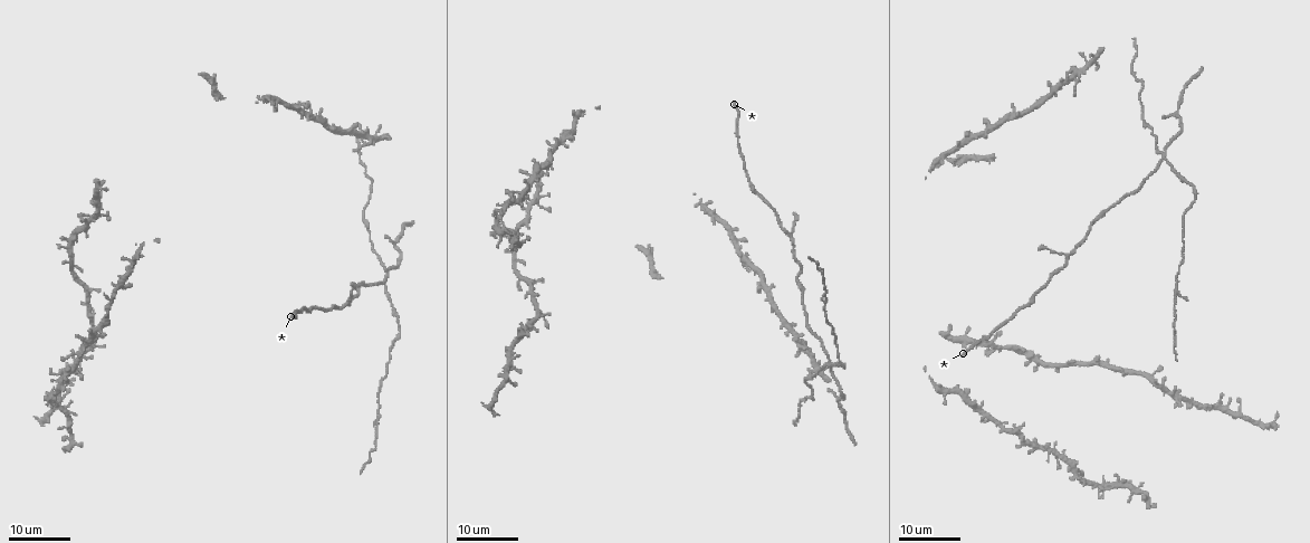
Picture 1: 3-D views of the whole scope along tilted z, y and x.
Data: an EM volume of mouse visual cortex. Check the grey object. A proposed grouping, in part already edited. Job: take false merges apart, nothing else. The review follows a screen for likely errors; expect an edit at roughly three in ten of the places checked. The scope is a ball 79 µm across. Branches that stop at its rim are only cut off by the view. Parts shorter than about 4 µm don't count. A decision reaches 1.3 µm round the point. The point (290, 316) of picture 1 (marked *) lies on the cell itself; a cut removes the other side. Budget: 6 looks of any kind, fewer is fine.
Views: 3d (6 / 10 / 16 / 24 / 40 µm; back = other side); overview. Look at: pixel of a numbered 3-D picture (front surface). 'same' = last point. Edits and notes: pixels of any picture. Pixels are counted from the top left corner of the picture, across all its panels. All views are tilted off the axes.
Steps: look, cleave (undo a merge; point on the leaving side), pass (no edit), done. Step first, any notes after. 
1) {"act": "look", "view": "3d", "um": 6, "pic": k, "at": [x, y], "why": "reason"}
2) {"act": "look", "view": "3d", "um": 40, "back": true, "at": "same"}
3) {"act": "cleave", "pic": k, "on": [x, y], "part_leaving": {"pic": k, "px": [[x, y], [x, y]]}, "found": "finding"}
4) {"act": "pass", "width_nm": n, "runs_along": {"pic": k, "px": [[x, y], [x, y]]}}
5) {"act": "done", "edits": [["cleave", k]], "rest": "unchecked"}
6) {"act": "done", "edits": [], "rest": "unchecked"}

{"act": "look", "view": "3d", "um": 16, "pic": 1, "at": [1140, 184]}

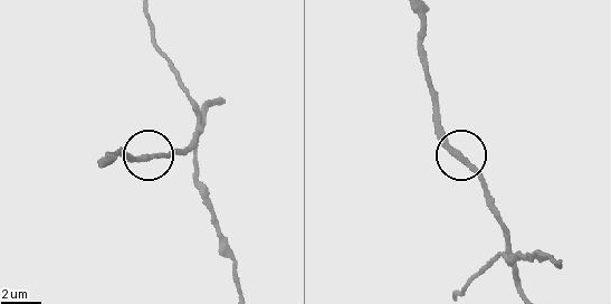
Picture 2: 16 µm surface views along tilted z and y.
{"act": "look", "view": "3d", "um": 10, "pic": 2, "at": [150, 155], "why": "closer look"}

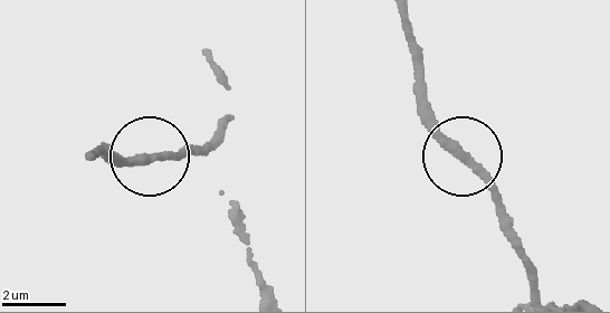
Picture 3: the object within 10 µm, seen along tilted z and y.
{"act": "pass", "found": "continuous, no second cell"}

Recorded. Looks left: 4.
{"act": "look", "view": "3d", "um": 16, "pic": 1, "at": [1166, 159], "why": "three arms meet"}

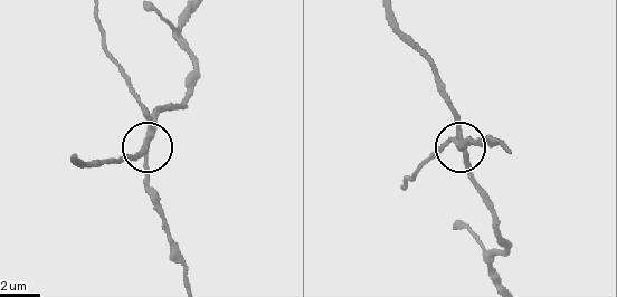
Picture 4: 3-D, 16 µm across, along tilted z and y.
{"act": "look", "view": "3d", "um": 10, "pic": 4, "at": [148, 137], "why": "closer look"}

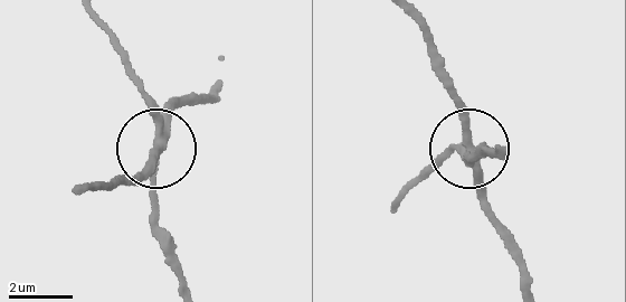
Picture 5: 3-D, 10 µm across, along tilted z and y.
{"act": "pass", "width_nm": 230, "runs_along": {"pic": 5, "px": [[89, 185], [136, 172], [157, 148], [160, 118], [144, 79]]}, "found": "all the same cell"}

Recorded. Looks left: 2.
{"act": "look", "view": "3d", "um": 24, "pic": 1, "at": [791, 234], "why": "branch point"}

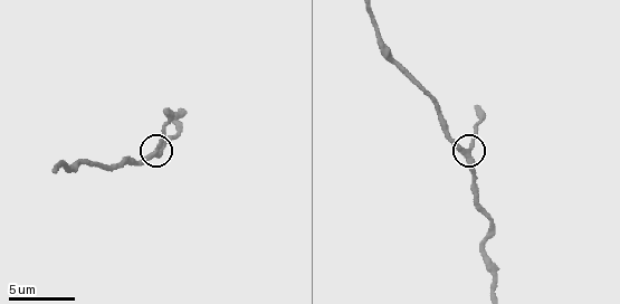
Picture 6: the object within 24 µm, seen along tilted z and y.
{"act": "look", "view": "3d", "um": 10, "pic": 6, "at": [470, 152]}

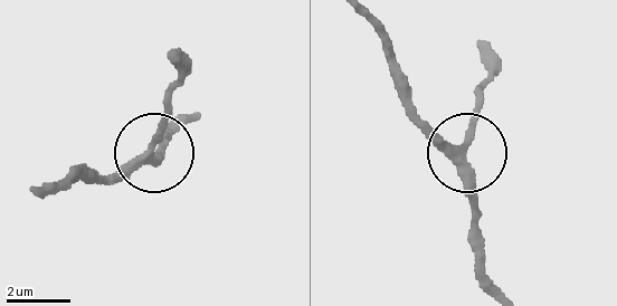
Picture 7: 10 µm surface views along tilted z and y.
{"act": "pass", "arms": 3, "runs_along": {"pic": 7, "px": [[366, 20], [420, 116], [467, 149], [475, 86]]}, "found": "one cell here"}

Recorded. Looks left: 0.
{"act": "done", "edits": [], "rest": "unchecked"}

